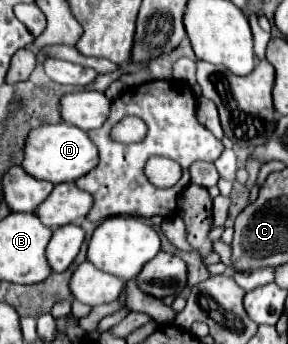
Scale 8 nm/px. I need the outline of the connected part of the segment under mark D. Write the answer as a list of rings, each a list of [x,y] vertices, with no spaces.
[[[59,123],[51,127],[39,127],[39,131],[31,131],[31,139],[25,141],[25,157],[21,165],[35,179],[45,179],[57,185],[63,181],[77,181],[79,177],[95,169],[97,163],[99,151],[89,135],[69,123]]]

